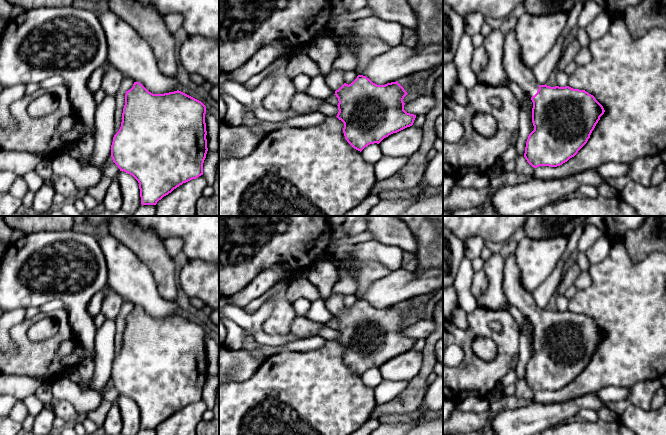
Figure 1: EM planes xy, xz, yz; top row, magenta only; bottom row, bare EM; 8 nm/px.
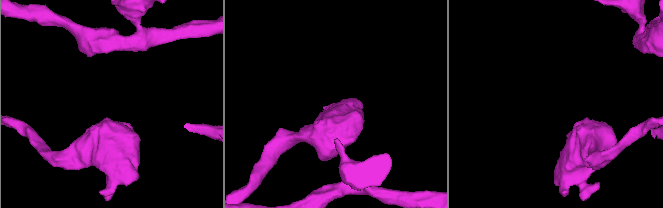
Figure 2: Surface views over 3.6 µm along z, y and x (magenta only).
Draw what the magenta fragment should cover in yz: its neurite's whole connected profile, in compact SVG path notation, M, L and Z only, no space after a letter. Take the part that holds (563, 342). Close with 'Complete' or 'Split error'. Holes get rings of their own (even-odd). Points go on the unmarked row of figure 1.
M514 253L504 259L503 291L509 304L517 307L533 326L532 346L534 354L529 358L524 381L534 392L557 391L574 381L587 367L592 355L604 338L603 330L585 314L569 310L550 311L536 306L532 293L521 284L519 268Z. Split error

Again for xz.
M334 293L325 305L338 322L336 341L344 347L345 363L360 376L414 347L416 339L404 334L403 323L408 317L398 305L377 309L366 300L358 299L348 309L344 295Z. Split error

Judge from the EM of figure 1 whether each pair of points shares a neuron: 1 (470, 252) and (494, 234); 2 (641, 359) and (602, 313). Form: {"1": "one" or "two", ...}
{"1": "two", "2": "one"}

